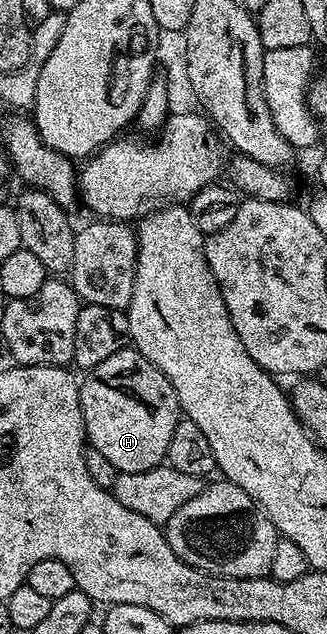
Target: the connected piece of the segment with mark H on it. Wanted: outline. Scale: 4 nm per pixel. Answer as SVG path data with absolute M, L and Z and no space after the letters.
M129 345L95 365L84 377L79 386L88 446L99 449L119 473L139 473L162 466L171 433L175 433L175 425L183 417L171 381Z

